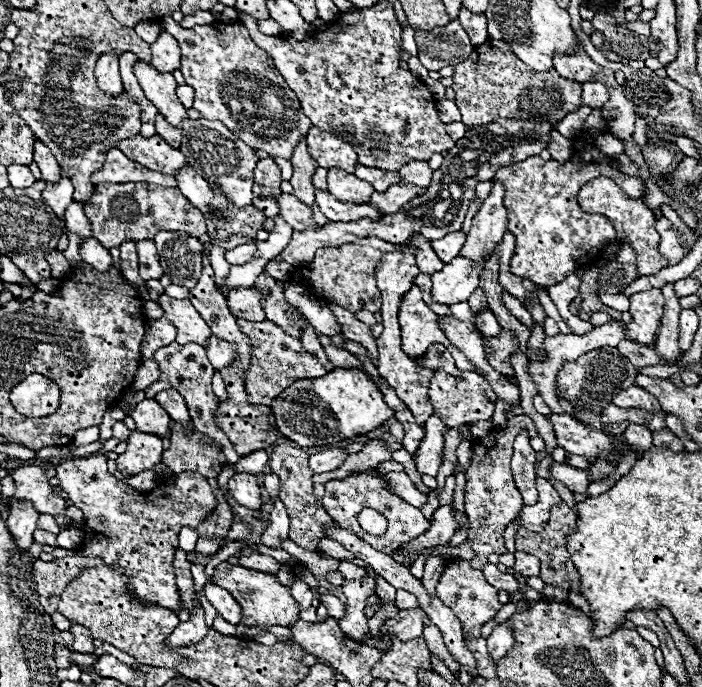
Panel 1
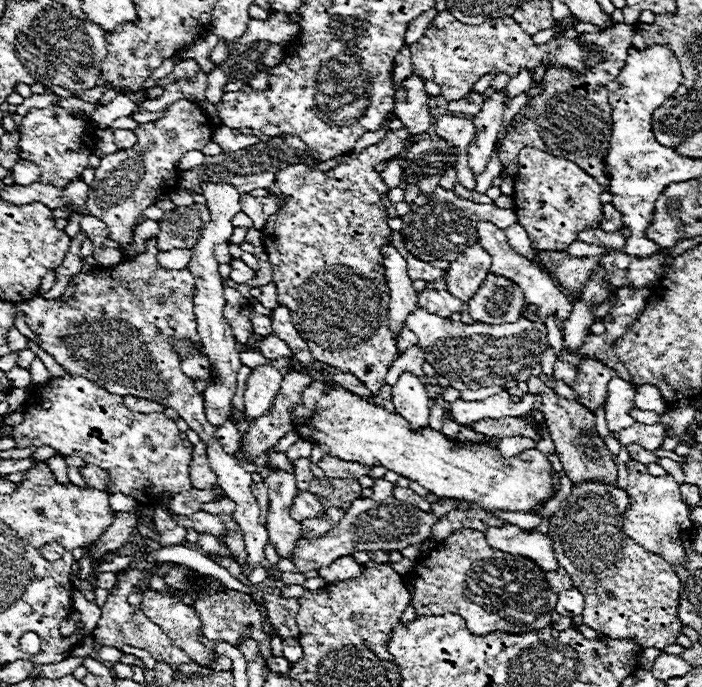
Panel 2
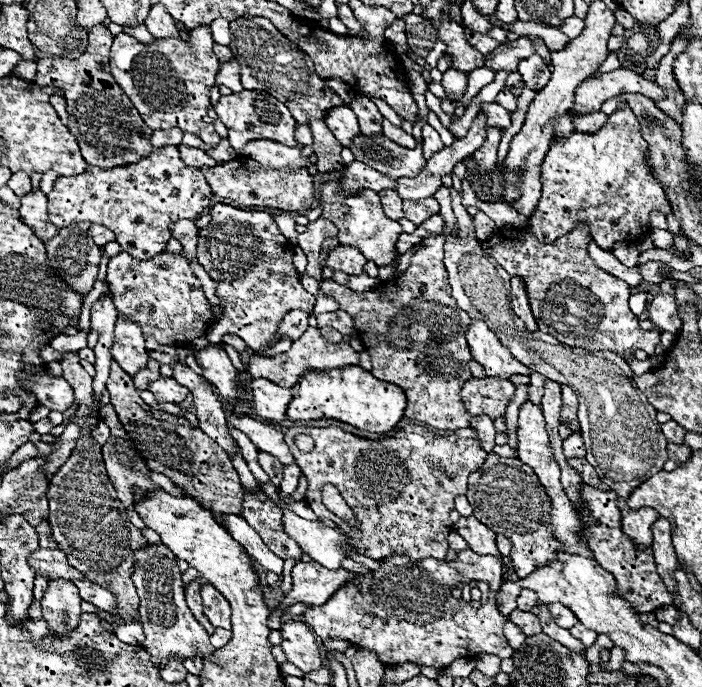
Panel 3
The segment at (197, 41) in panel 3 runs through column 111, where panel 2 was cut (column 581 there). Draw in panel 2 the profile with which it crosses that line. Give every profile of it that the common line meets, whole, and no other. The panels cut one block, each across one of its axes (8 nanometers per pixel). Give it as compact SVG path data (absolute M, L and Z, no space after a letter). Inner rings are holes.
M440 12L426 28L424 36L410 44L412 54L412 68L418 72L420 78L434 80L442 88L442 96L450 100L460 100L472 84L488 74L488 72L510 72L512 76L518 74L520 68L534 68L544 60L548 66L574 66L584 68L592 58L582 56L582 48L574 40L566 40L562 36L556 36L552 42L544 46L536 46L532 38L520 28L520 24L514 18L504 20L486 20L486 24L480 26L468 26L458 22L450 12Z

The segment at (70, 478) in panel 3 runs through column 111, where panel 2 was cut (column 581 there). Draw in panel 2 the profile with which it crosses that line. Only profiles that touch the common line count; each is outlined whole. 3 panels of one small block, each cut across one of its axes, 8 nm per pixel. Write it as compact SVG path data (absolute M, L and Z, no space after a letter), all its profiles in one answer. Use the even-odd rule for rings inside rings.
M580 482L580 484L572 484L572 492L568 496L566 502L560 504L560 510L556 514L552 514L550 518L550 540L552 540L552 548L554 548L554 556L558 560L558 566L562 566L570 578L574 580L574 586L582 588L582 594L586 596L586 606L584 606L584 624L588 624L590 628L594 628L596 632L602 632L602 634L608 634L608 636L614 636L614 638L628 638L628 636L636 636L636 642L642 646L642 648L650 648L650 646L656 646L660 650L664 650L666 646L674 644L676 638L682 634L682 622L678 620L678 596L680 594L680 578L676 576L676 572L672 570L672 566L658 554L654 552L648 552L646 548L642 548L640 544L636 544L630 536L626 536L624 532L624 518L626 518L626 510L630 506L630 496L626 490L622 490L618 484L612 486L612 484L596 484L596 482Z

